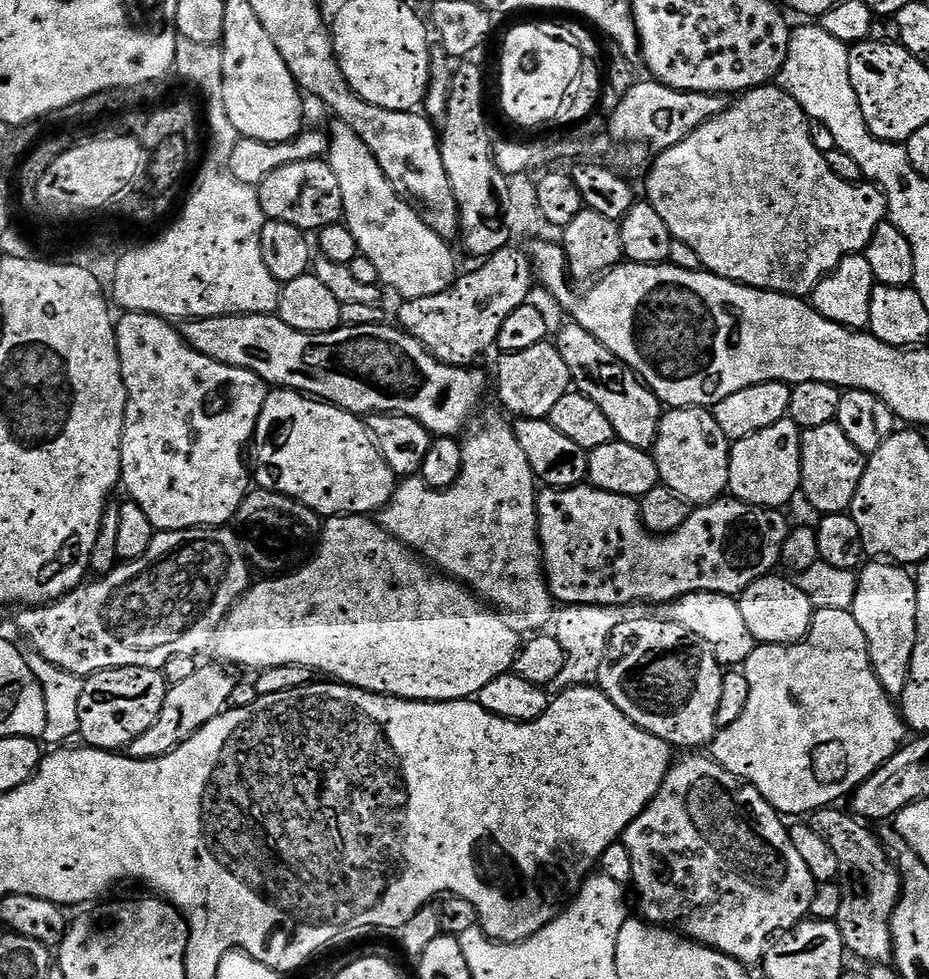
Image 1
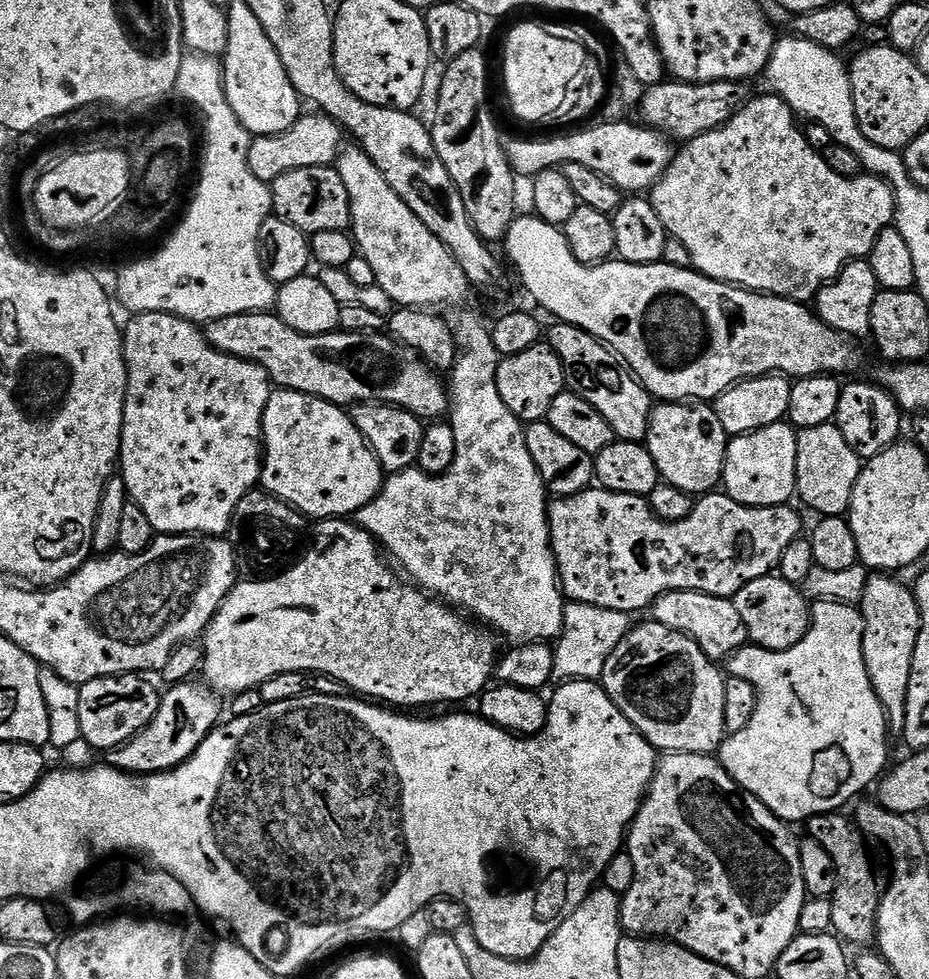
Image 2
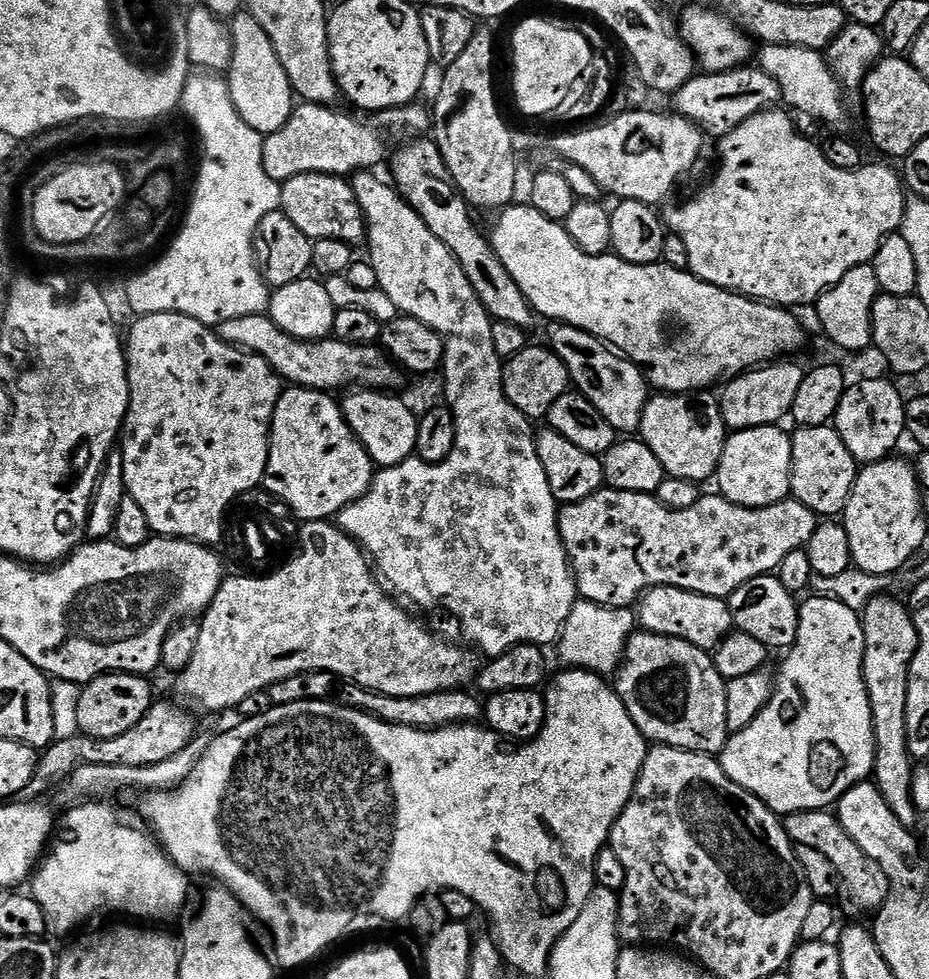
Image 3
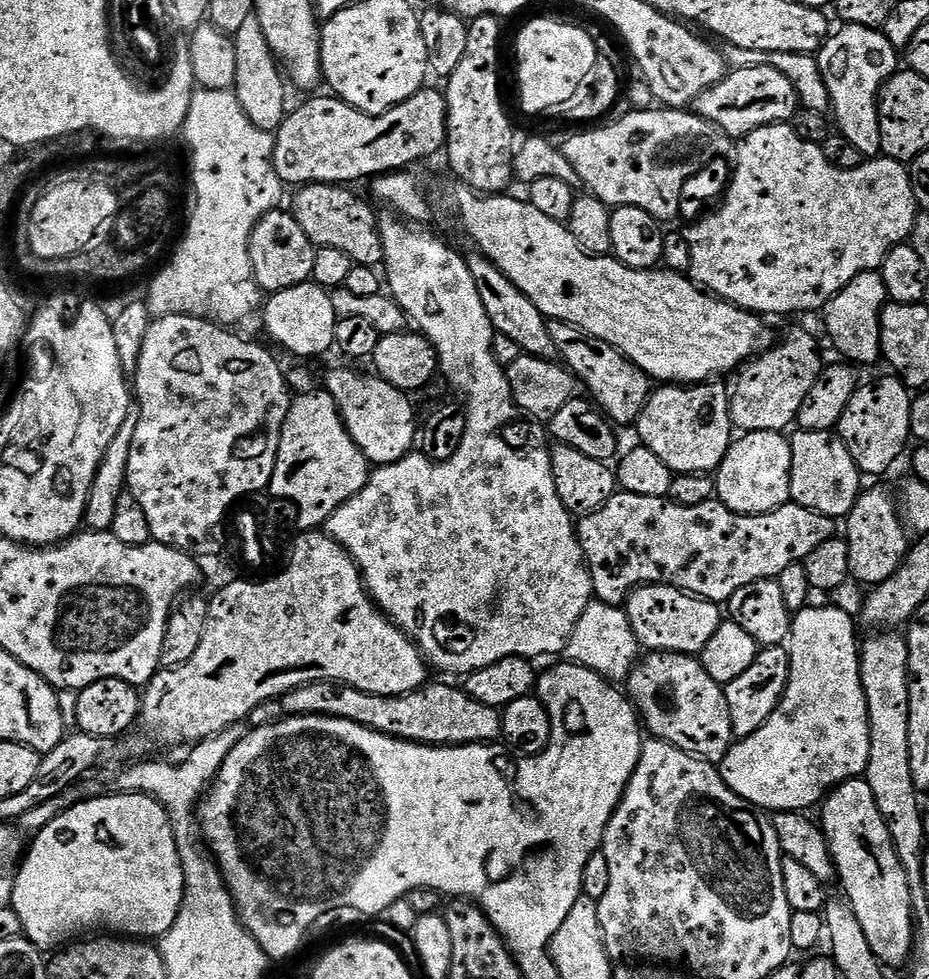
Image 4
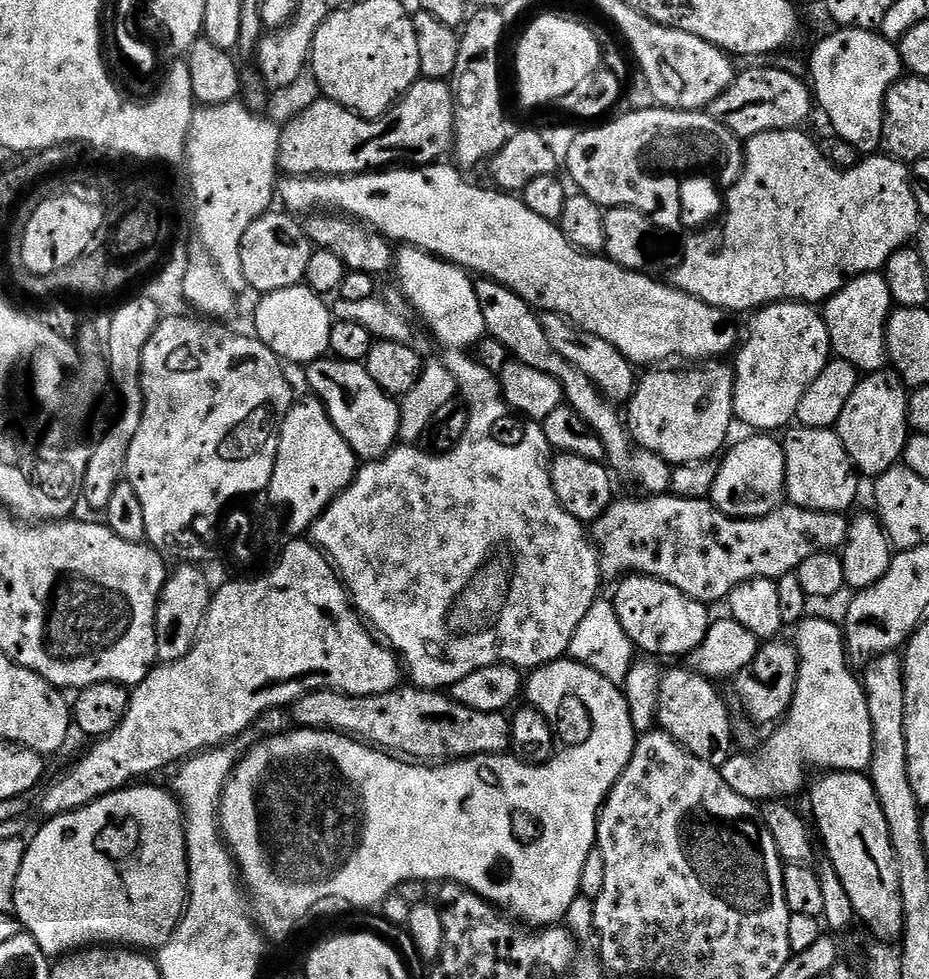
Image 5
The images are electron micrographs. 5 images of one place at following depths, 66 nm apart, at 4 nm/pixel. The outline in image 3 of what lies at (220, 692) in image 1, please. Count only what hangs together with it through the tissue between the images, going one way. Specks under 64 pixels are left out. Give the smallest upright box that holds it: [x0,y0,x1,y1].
[23,703,197,802]

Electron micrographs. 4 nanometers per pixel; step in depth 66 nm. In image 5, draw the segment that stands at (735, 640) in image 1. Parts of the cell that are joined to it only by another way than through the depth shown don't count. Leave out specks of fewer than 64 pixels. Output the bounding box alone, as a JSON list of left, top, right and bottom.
[615,574,710,658]

